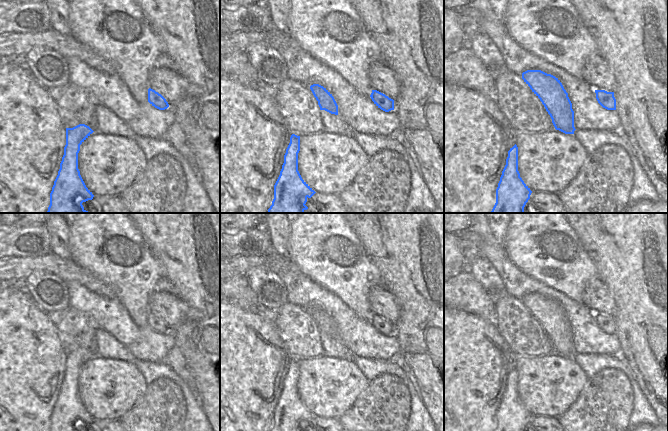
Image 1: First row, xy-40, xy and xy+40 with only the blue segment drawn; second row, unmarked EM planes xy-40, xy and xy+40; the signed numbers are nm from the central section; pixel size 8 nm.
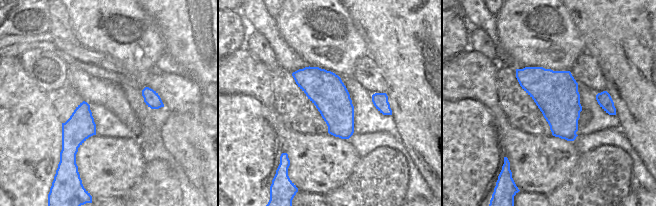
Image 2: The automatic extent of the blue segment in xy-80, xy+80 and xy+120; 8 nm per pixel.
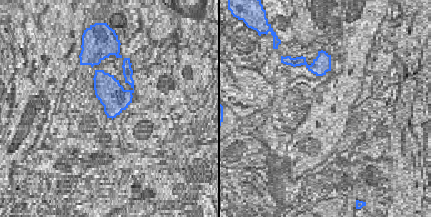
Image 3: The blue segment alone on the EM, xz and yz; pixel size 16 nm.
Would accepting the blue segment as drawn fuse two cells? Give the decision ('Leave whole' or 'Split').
Leave whole.

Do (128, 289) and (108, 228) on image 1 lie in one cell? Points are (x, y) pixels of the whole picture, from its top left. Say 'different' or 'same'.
same

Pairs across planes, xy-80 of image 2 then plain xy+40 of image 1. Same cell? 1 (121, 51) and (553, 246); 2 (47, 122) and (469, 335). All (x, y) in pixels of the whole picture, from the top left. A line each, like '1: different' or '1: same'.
1: same
2: same

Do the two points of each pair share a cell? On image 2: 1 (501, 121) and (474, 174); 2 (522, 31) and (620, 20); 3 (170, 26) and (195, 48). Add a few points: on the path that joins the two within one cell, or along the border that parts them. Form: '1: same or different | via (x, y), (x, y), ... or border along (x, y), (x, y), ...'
1: different | border along (485, 108), (493, 118), (499, 143), (504, 151)
2: different | border along (566, 10), (585, 46)
3: same | via (176, 29), (189, 42)

